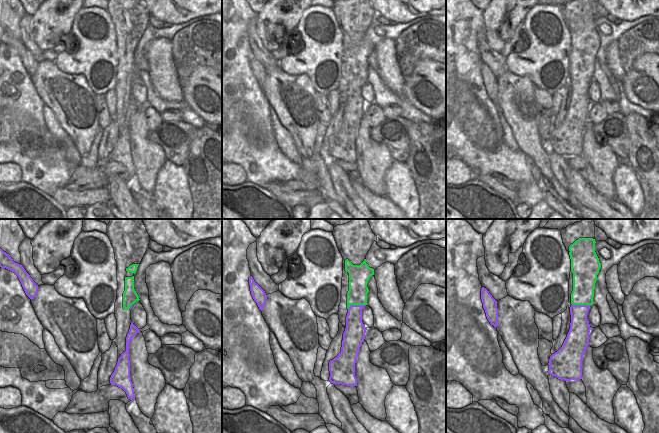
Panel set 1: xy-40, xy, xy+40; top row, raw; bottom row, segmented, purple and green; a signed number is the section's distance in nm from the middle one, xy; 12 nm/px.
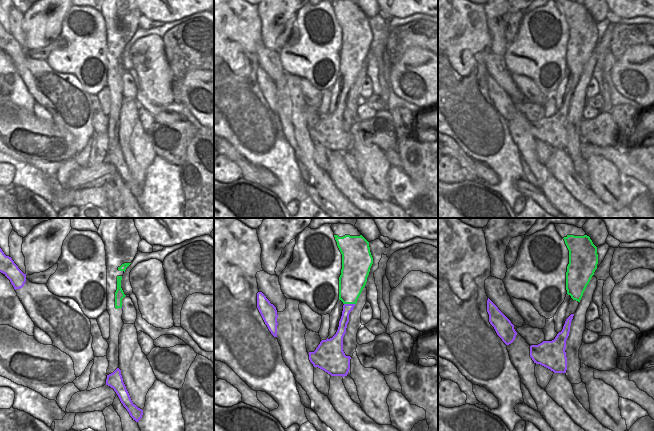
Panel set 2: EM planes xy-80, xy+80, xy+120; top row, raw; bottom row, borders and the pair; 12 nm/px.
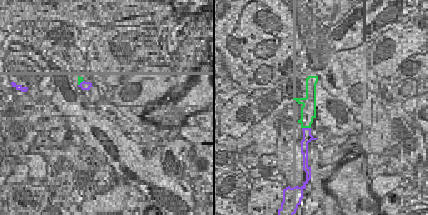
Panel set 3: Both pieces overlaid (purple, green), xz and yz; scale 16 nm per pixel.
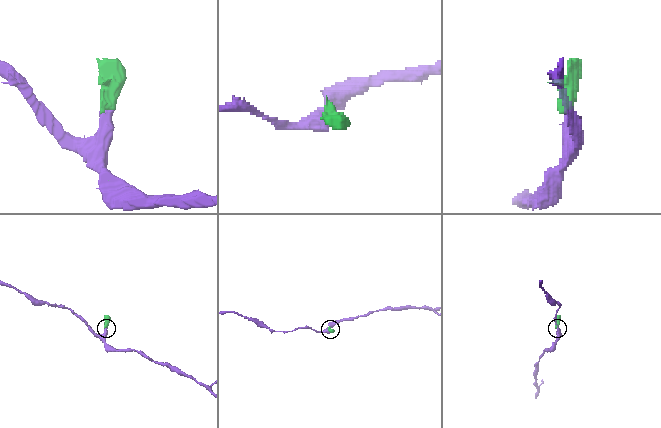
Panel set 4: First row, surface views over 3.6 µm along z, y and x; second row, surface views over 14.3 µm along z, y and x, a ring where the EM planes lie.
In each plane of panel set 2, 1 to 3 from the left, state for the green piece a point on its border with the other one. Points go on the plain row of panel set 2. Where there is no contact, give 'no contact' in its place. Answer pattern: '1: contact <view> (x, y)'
1: no contact
2: contact xy+80 (349, 80)
3: no contact

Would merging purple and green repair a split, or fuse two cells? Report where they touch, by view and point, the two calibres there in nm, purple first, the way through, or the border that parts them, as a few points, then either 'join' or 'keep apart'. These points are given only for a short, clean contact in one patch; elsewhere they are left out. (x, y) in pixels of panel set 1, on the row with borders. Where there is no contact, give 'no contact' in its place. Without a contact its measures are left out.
meets purple in xy at (356, 305); 220 nm thick on the purple side, 240 nm on the other; join

